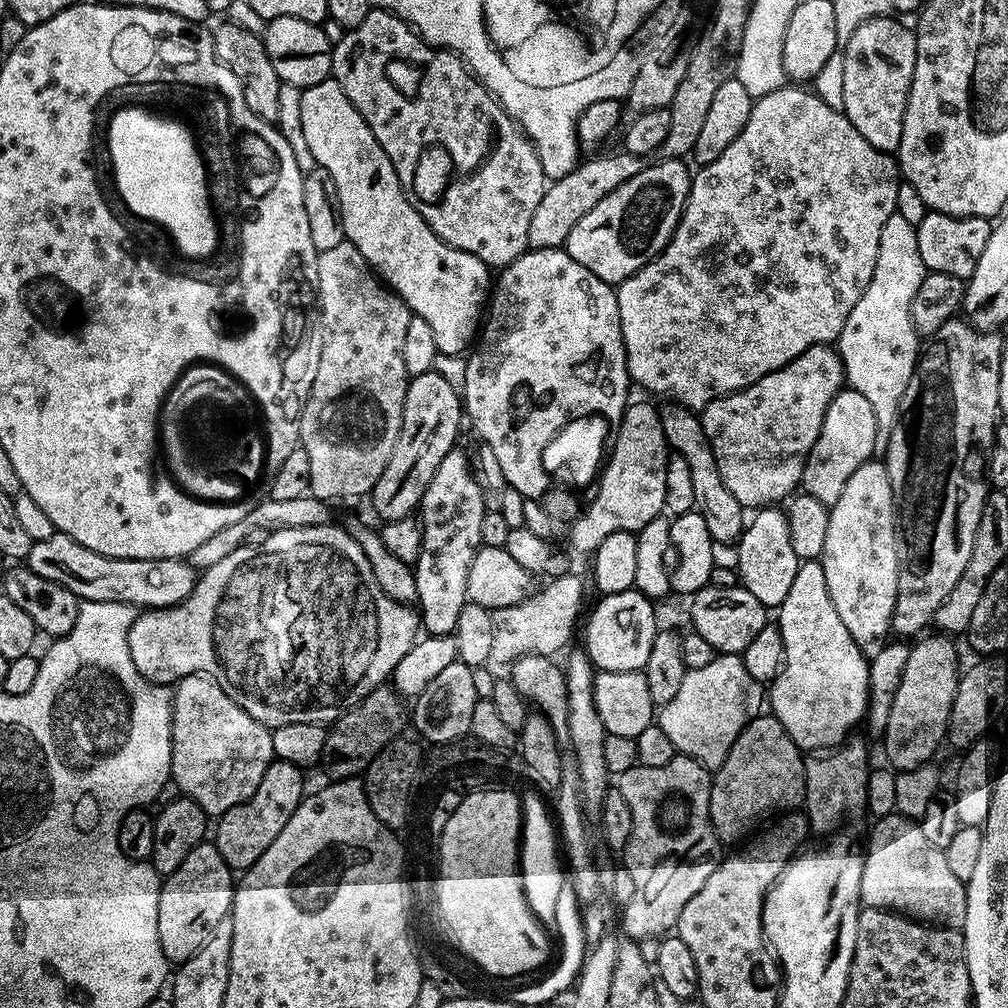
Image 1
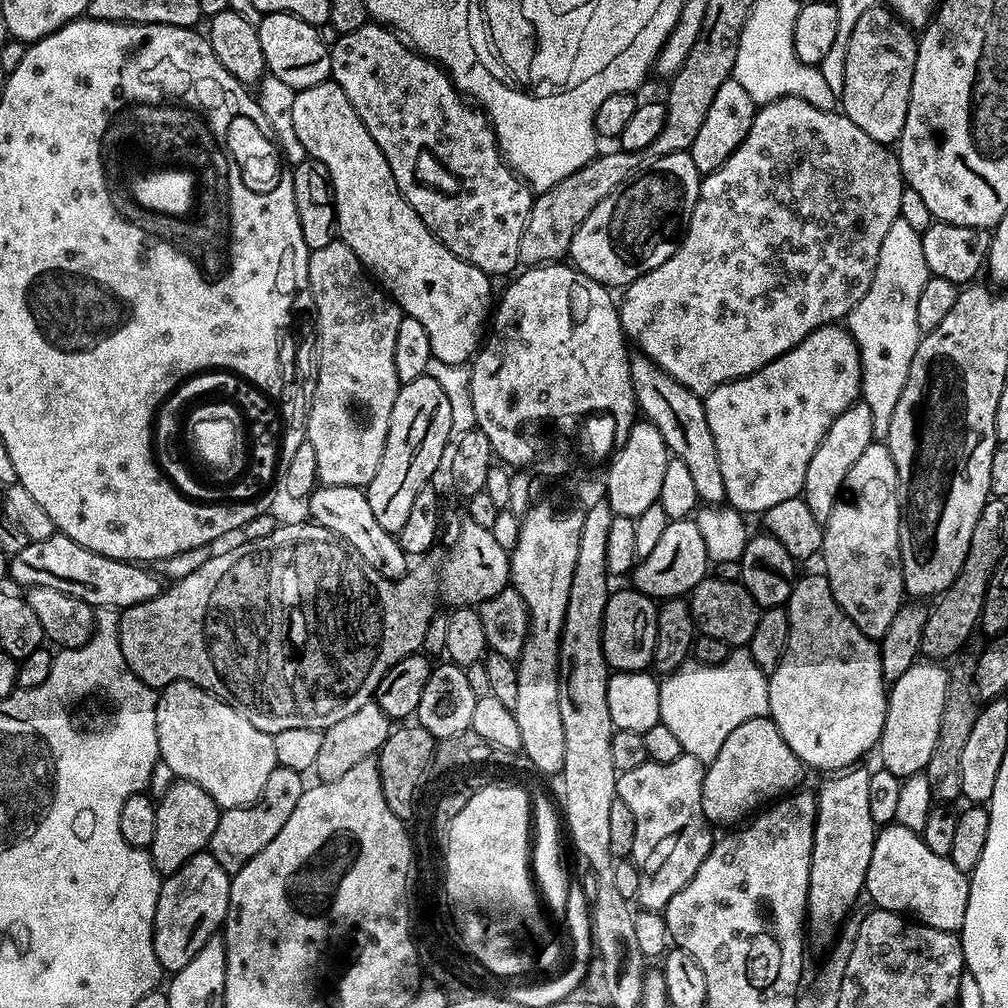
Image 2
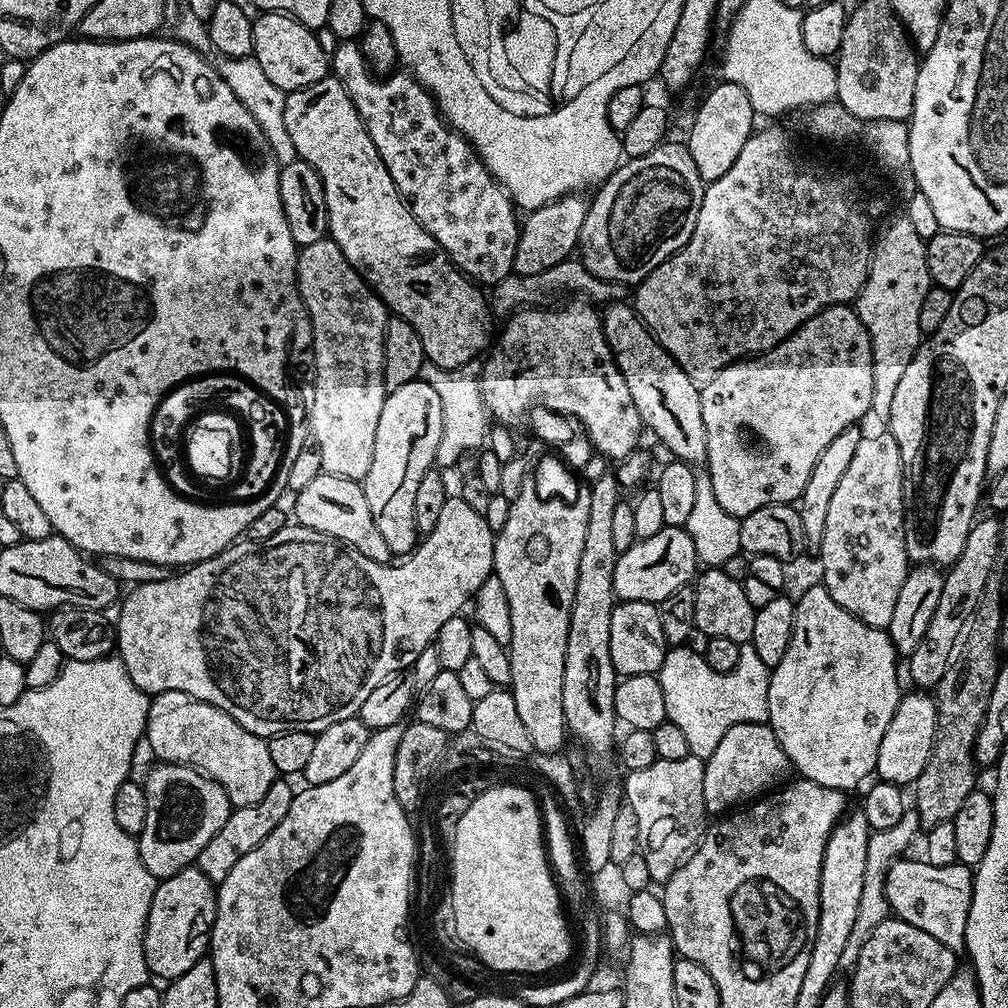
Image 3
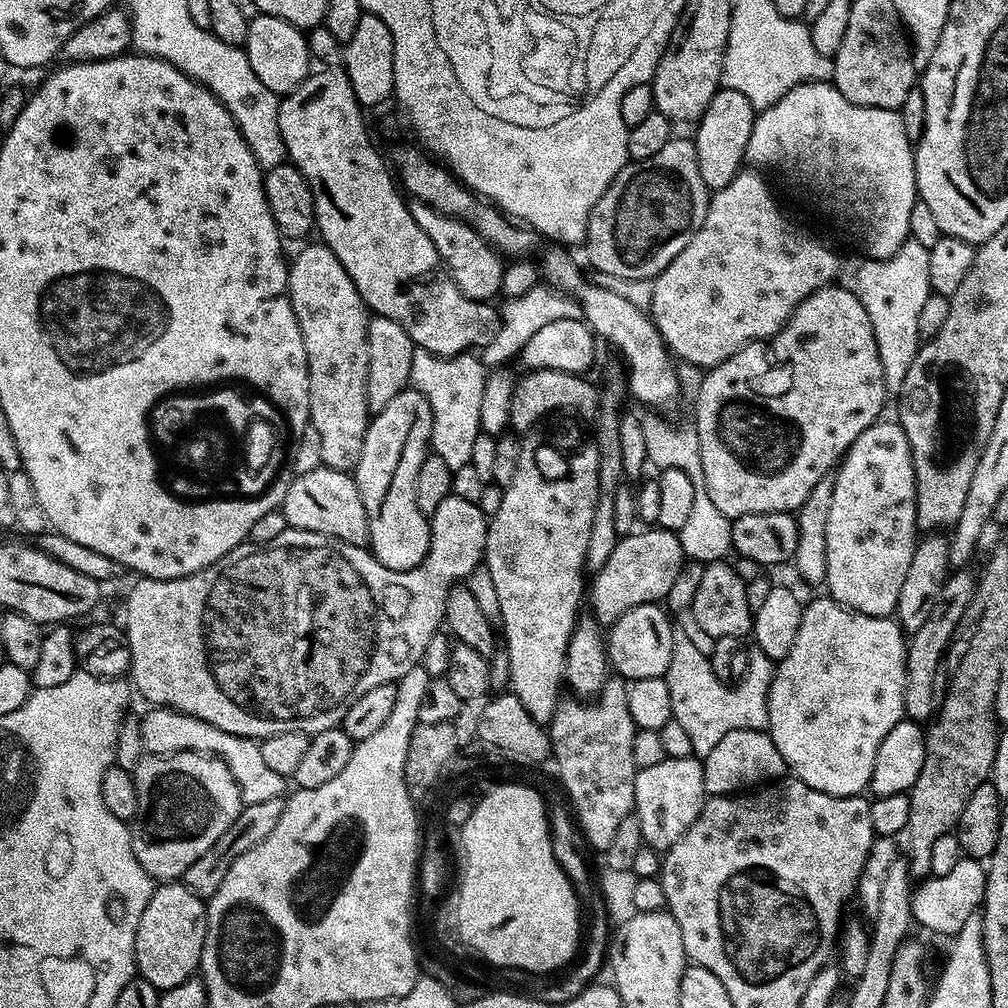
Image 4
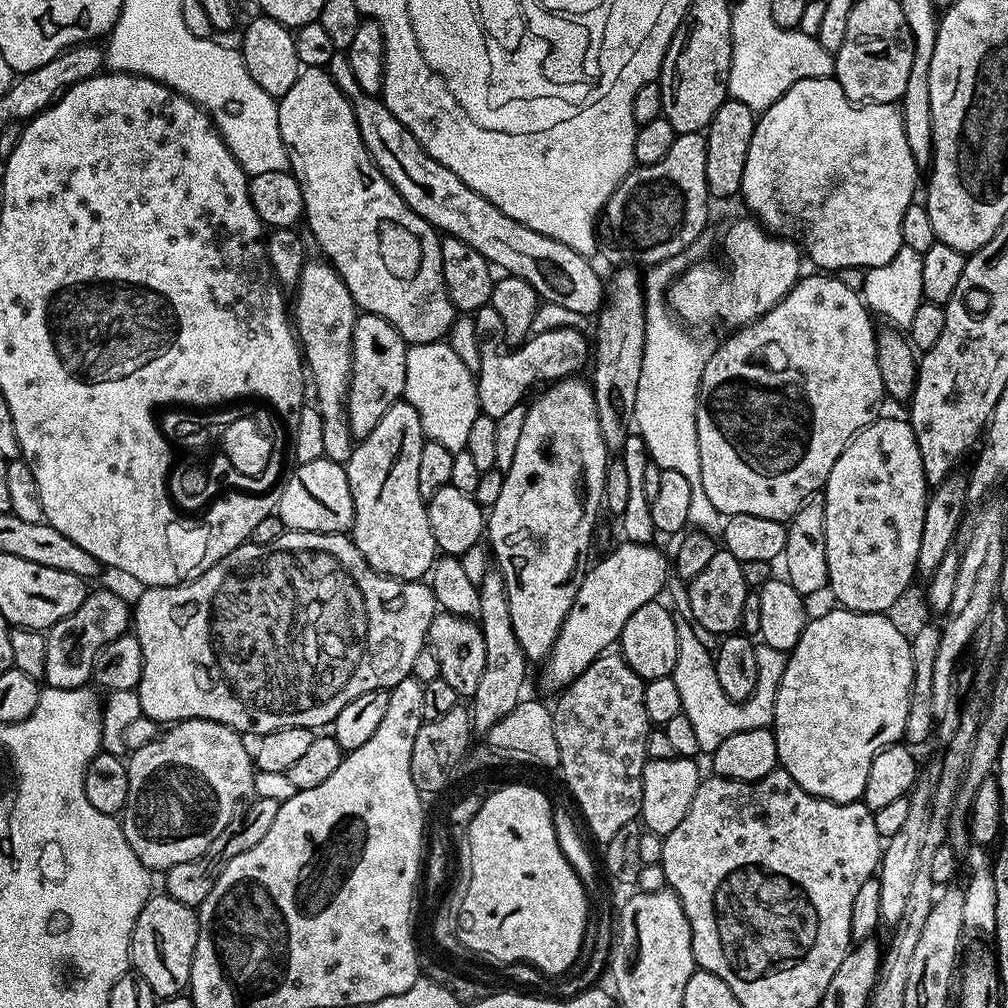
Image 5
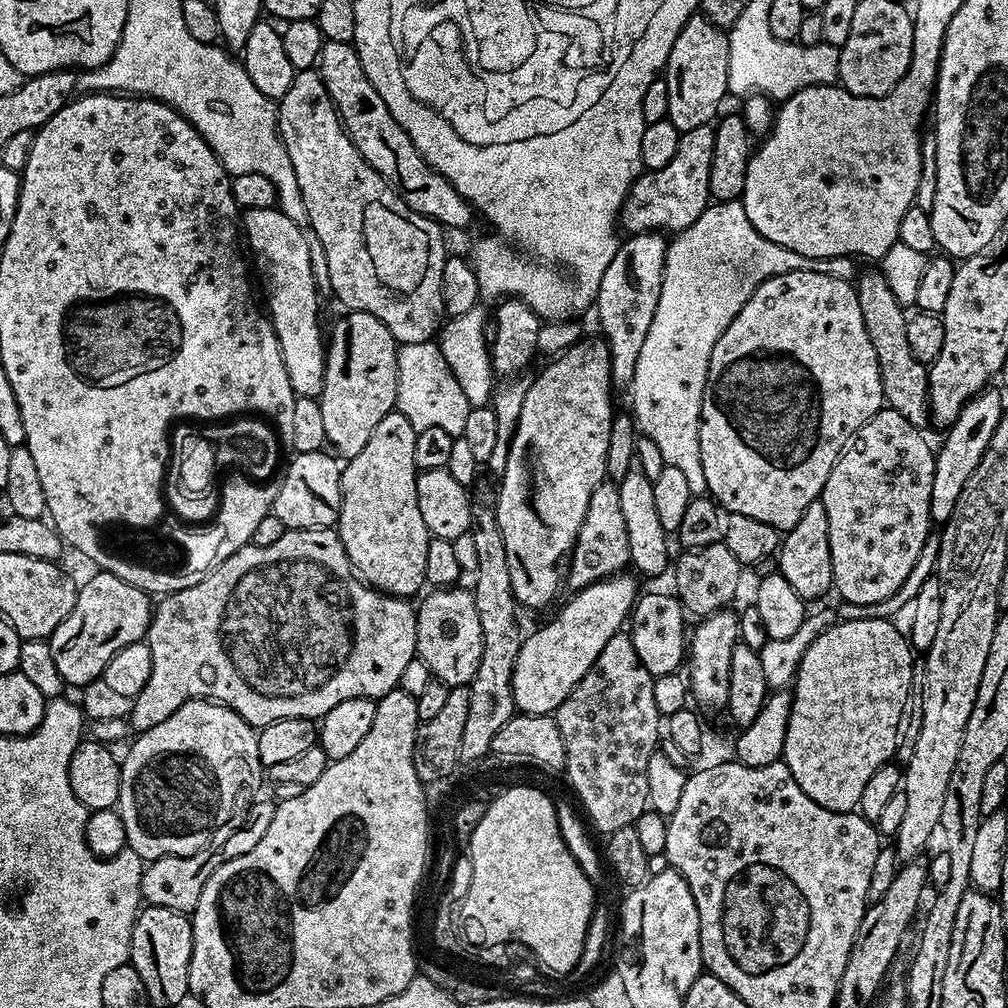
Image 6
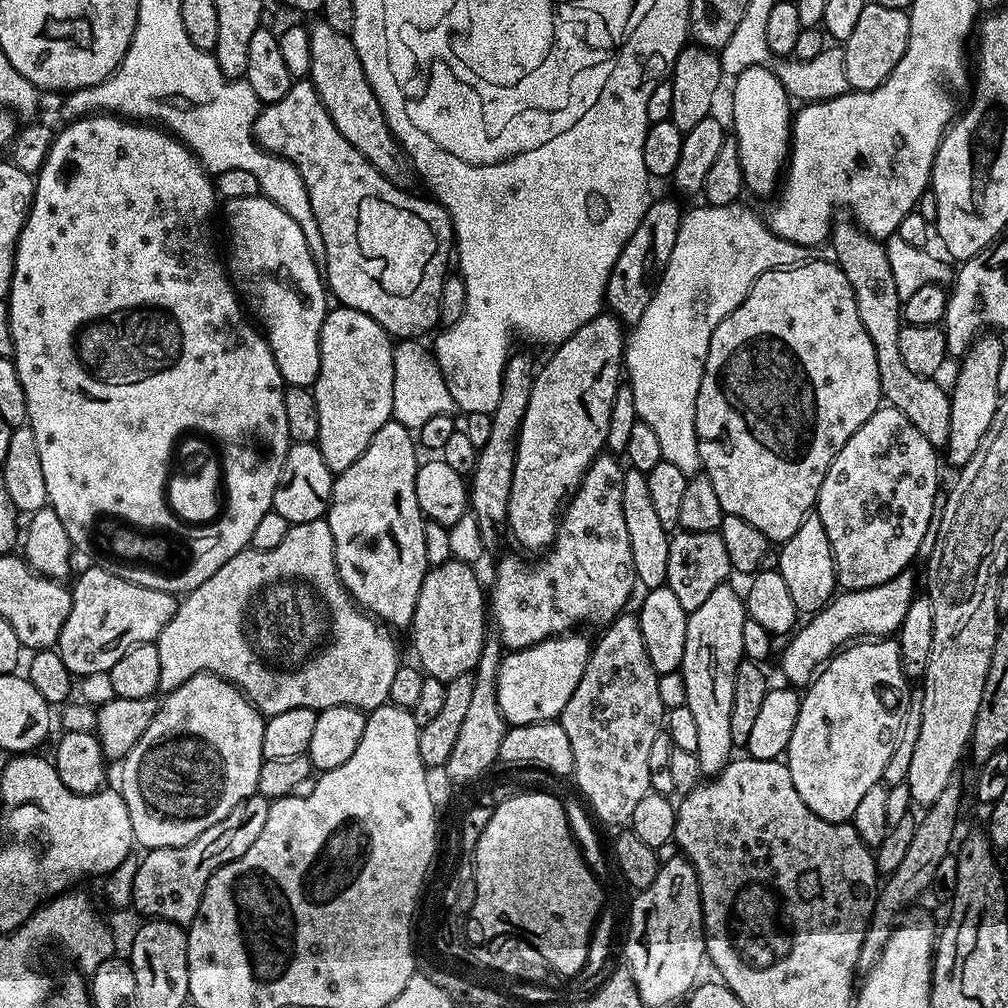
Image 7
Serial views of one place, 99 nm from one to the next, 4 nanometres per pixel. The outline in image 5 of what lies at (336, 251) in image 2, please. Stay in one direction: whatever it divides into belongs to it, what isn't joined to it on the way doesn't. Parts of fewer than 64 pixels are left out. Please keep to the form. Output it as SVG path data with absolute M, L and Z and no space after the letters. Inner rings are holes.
M309 259L300 271L295 285L296 316L294 312L294 331L307 371L310 384L316 387L314 406L322 414L322 450L324 459L336 464L347 465L352 456L354 437L348 425L348 387L352 377L352 335L358 309L346 282L323 259Z

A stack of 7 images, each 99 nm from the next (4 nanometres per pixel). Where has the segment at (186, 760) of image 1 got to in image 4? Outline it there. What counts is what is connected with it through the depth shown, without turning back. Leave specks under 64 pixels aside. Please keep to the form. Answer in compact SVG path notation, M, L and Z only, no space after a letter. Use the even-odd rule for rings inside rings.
M152 706L147 710L149 712L140 720L140 744L145 748L145 753L169 756L171 752L202 752L205 756L216 756L226 762L226 766L234 774L245 804L266 802L266 798L281 798L285 795L285 777L274 774L274 770L266 766L260 745L255 739L226 734L226 730L218 730L218 726L202 722L202 718L194 718L173 708Z

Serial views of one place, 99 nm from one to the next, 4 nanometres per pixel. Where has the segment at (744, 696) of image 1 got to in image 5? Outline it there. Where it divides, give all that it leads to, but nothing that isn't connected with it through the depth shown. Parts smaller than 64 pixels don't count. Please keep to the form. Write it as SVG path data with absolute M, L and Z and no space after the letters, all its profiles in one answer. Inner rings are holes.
M672 612L674 630L678 634L678 662L674 662L671 678L674 686L678 686L678 694L682 698L682 714L690 718L690 723L694 726L694 735L698 737L701 753L710 754L718 746L722 746L722 742L726 742L730 734L742 734L742 730L758 730L771 725L774 702L778 698L778 686L782 682L788 657L773 648L761 651L758 658L758 686L754 686L754 694L750 694L750 698L746 698L741 704L734 702L726 698L722 686L718 686L713 653L710 648L708 652L707 646L700 641L701 633L695 623L681 612Z

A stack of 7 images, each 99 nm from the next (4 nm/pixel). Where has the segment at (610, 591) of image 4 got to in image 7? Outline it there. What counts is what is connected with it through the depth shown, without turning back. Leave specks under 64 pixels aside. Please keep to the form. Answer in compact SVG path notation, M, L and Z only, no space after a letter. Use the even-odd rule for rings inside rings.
M580 634L552 636L548 640L538 642L529 648L517 648L501 655L500 669L496 672L496 705L504 716L505 725L529 724L543 720L556 720L560 712L570 702L570 694L574 694L574 686L582 682L582 670L586 670L590 640Z

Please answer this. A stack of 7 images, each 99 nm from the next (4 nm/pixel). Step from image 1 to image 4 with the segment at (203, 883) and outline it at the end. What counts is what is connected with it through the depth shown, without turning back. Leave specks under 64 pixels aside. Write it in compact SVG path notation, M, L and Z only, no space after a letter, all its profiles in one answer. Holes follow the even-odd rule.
M164 882L153 887L152 896L138 922L134 950L139 979L167 990L197 975L202 946L206 942L208 905L199 900L182 882Z

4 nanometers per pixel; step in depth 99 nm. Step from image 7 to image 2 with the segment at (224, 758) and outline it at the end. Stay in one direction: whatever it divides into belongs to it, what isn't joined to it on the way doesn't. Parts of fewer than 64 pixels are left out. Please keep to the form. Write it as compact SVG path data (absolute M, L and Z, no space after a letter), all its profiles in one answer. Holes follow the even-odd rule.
M177 779L176 784L172 784L164 793L160 800L155 801L156 805L156 825L154 826L154 842L150 849L152 865L161 874L177 872L179 868L187 862L194 854L207 849L210 838L214 834L214 826L218 826L218 818L222 811L198 786L189 780Z

